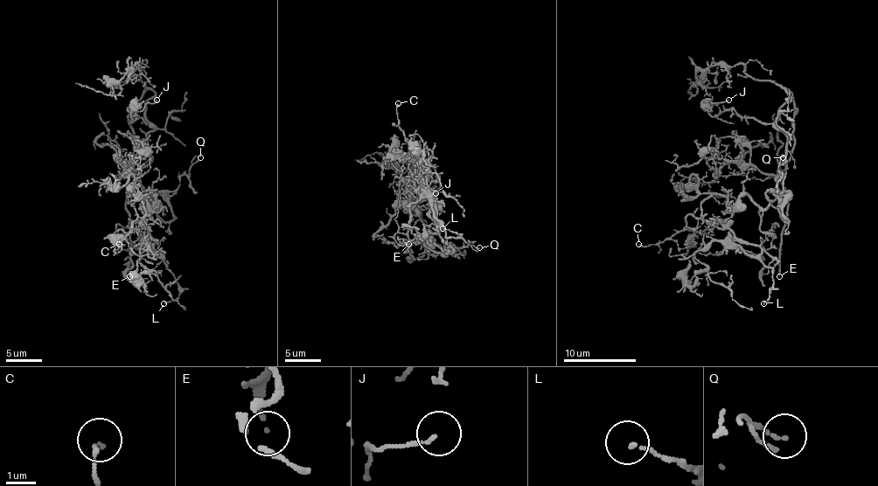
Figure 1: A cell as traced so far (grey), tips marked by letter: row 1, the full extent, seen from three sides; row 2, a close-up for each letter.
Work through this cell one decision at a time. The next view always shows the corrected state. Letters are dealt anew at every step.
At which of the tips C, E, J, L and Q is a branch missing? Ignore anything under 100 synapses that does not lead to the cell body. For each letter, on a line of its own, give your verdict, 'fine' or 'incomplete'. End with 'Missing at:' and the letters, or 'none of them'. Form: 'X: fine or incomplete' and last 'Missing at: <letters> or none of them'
C: fine
E: incomplete
J: fine
L: fine
Q: fine
Missing at: E

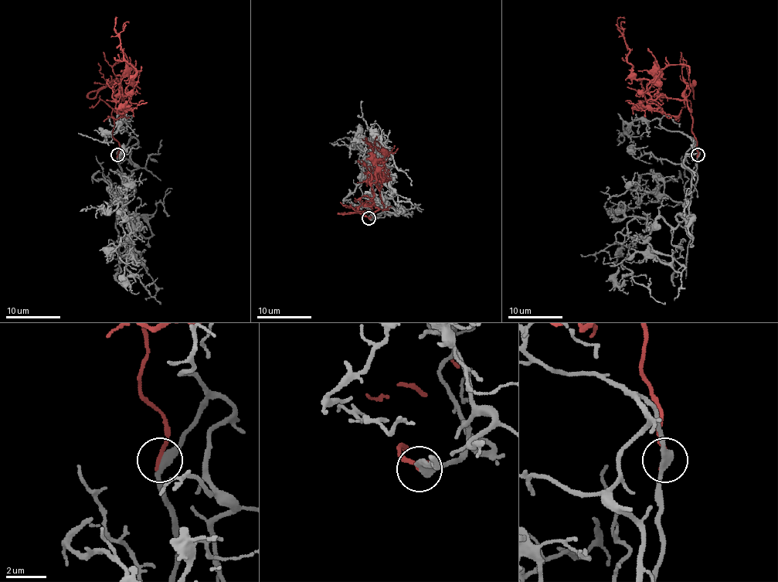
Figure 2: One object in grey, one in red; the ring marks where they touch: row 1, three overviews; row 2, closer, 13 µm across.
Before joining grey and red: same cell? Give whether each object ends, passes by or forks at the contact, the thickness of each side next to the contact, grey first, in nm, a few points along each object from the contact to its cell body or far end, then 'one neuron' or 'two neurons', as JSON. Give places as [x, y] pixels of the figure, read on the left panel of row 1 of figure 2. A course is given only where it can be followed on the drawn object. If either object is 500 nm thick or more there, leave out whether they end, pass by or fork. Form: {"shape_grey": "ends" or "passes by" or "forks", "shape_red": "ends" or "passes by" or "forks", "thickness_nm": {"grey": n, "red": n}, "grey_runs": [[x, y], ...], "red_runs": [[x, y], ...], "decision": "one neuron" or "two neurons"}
{"shape_grey": "passes by", "shape_red": "ends", "thickness_nm": {"grey": 360, "red": 220}, "grey_runs": [[117, 154], [117, 201], [140, 227], [137, 217], [135, 226], [123, 217], [132, 251], [125, 267], [161, 304]], "red_runs": [[117, 154], [112, 111], [127, 110], [120, 83], [128, 76], [132, 80], [137, 70], [124, 59], [116, 18]], "decision": "one neuron"}

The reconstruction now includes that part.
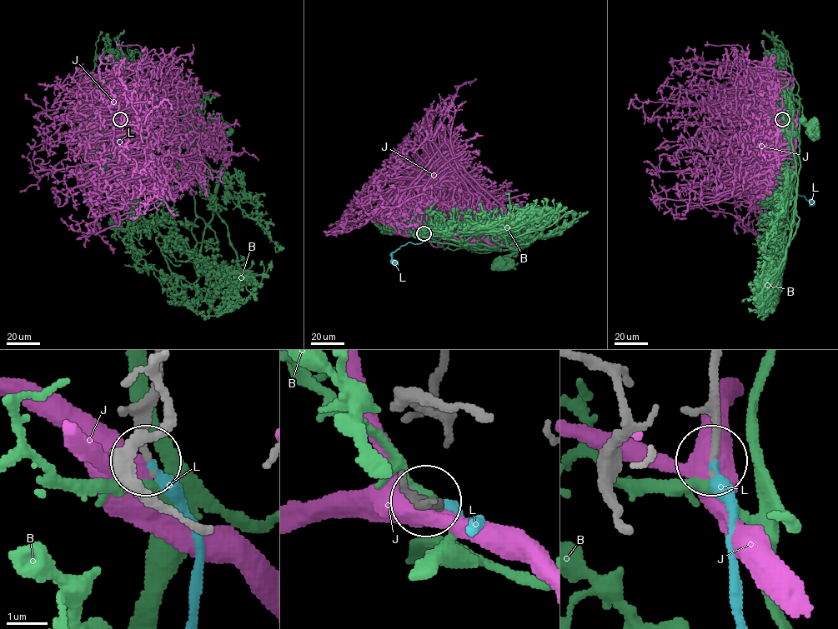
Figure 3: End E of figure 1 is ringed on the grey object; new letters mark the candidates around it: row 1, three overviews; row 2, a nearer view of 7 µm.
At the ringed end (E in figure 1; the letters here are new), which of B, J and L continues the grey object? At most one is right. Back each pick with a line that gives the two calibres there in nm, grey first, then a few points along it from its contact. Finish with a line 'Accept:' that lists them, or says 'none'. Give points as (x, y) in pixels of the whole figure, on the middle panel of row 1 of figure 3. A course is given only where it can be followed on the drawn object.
L: 180/320 nm | via (424, 233), (424, 237), (422, 234), (426, 239), (423, 242), (408, 242), (392, 253), (396, 266)
Accept: L

